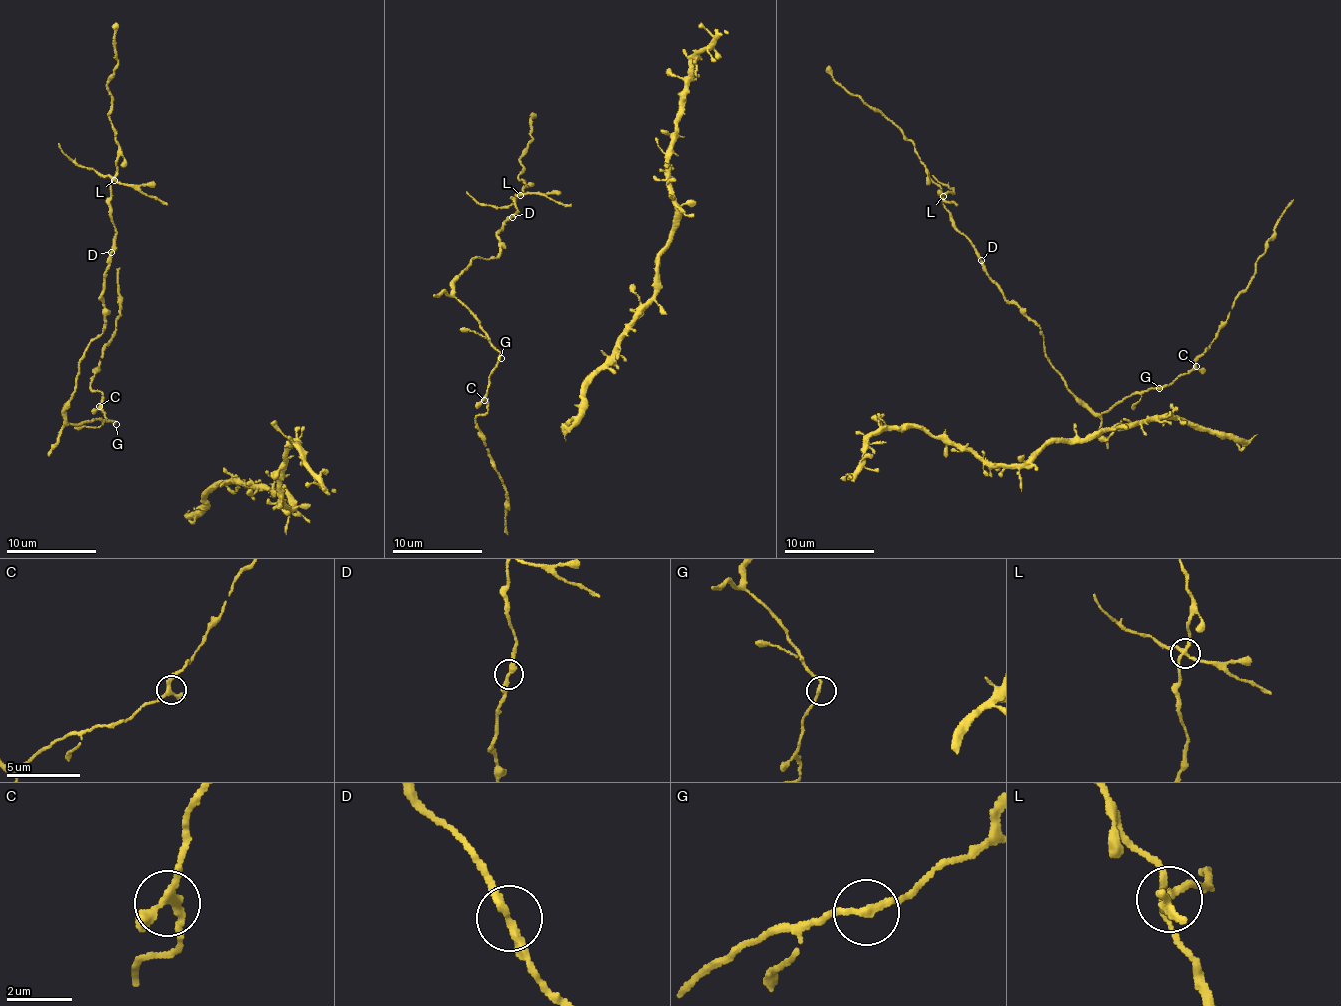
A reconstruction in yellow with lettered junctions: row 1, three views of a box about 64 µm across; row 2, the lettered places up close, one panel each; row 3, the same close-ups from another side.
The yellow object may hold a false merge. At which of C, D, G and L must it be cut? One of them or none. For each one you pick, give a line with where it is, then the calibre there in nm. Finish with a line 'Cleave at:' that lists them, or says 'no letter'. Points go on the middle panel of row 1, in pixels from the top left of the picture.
L: at (520, 195); 220 nm thick
Cleave at: L

